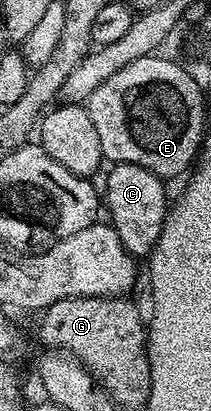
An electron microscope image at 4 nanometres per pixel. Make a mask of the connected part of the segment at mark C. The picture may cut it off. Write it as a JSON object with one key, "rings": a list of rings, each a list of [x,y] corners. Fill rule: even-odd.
{"rings":[[[116,163],[111,168],[104,181],[104,189],[102,185],[102,201],[106,206],[106,217],[107,213],[109,217],[107,220],[116,229],[126,252],[136,259],[147,258],[168,217],[170,197],[168,201],[165,182],[158,175],[146,171],[146,167]]]}

